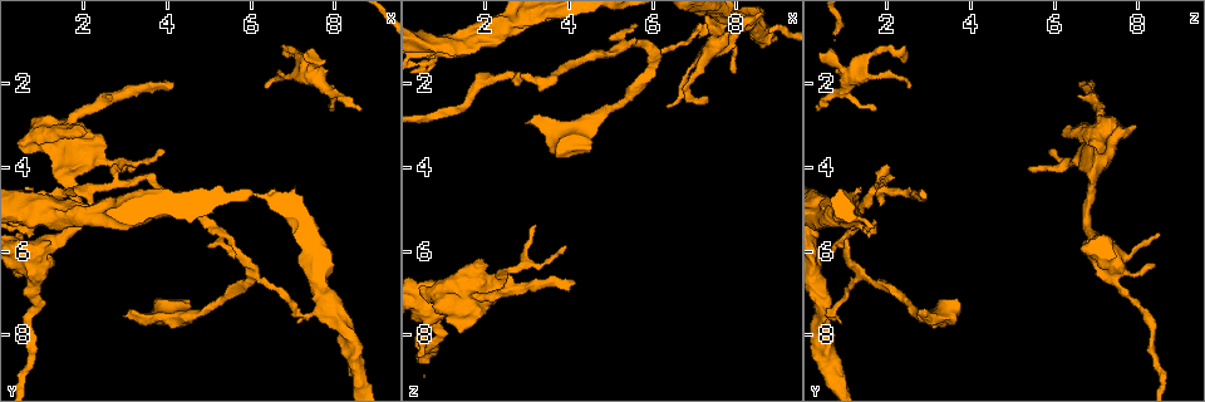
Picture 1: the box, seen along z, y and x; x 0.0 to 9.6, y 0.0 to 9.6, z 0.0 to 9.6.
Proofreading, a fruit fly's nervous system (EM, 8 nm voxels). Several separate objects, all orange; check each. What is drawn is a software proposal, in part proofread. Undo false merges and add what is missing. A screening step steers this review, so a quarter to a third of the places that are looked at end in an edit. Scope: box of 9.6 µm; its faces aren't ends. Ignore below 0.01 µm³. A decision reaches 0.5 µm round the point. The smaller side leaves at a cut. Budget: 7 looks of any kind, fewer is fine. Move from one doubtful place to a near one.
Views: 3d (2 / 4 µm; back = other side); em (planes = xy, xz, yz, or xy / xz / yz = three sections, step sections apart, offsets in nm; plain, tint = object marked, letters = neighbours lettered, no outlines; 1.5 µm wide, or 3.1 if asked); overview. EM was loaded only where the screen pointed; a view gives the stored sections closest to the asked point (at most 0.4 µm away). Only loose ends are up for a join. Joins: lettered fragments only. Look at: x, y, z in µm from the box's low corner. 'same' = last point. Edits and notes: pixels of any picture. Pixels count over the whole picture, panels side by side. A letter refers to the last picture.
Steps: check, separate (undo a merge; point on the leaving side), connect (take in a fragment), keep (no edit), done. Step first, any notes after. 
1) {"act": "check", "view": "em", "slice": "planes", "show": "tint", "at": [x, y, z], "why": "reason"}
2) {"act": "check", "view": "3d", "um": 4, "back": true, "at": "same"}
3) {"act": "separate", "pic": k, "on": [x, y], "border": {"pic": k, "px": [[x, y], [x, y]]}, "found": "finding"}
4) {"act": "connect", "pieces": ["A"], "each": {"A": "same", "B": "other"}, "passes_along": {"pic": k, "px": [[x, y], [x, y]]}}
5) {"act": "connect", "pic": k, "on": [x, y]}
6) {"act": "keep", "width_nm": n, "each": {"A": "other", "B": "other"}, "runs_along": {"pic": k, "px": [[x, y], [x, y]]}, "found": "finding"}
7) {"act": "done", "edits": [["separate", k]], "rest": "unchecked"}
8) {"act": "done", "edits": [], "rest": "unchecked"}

{"act": "check", "view": "em", "slice": "yz", "step": 8, "show": "tint", "at": [7.95, 2.60, 1.70], "why": "free end"}

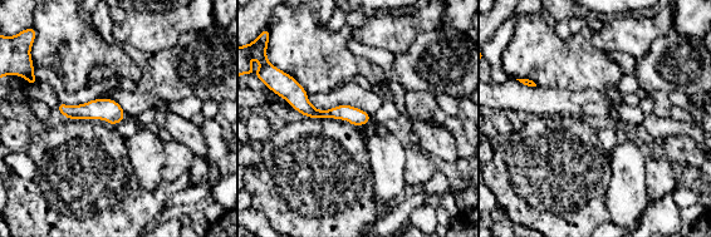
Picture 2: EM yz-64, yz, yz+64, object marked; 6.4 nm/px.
{"act": "check", "view": "em", "slice": "planes", "show": "letters", "at": "same"}

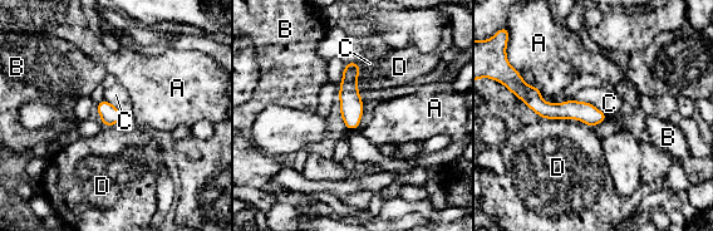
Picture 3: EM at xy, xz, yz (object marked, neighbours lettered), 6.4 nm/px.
{"act": "keep", "each": {"A": "other", "B": "other", "C": "other", "D": "other"}, "runs_along": {"pic": 3, "px": [[526, 92], [544, 109], [601, 117]]}, "found": "no lettered fragment goes on from it"}

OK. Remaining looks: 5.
{"act": "check", "view": "em", "slice": "planes", "show": "letters", "at": [6.30, 2.05, 2.55], "why": "tapers out"}

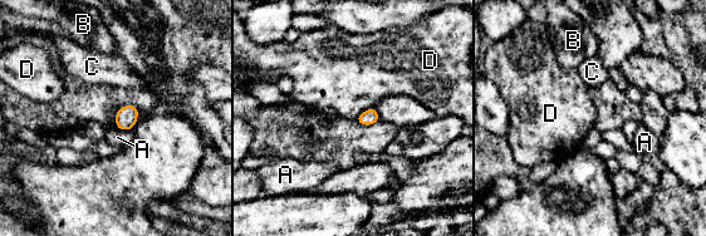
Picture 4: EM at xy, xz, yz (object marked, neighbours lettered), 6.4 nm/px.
{"act": "keep", "width_nm": 100, "each": {"A": "other", "B": "other", "C": "other", "D": "other"}, "border": {"pic": 4, "px": [[373, 107], [363, 111], [354, 119]]}, "found": "none of them fits"}

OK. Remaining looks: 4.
{"act": "check", "view": "3d", "um": 4, "at": [1.55, 3.30, 6.35], "why": "branch stops here"}

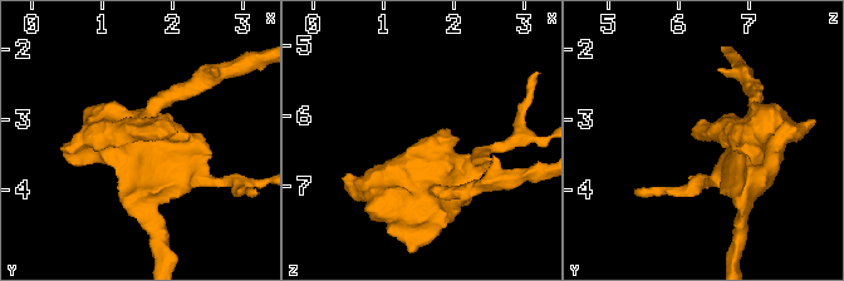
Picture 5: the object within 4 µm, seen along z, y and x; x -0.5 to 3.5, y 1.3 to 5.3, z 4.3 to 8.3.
{"act": "check", "view": "em", "slice": "planes", "show": "tint", "at": [1.55, 3.25, 6.40]}

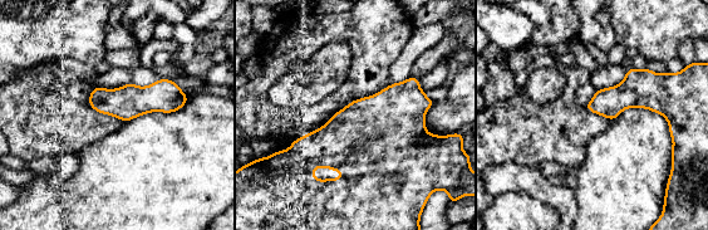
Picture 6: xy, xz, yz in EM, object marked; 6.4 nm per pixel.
{"act": "check", "view": "em", "slice": "planes", "show": "letters", "at": "same", "why": "see the neighbours"}

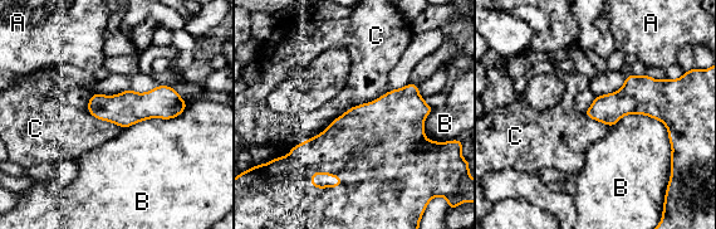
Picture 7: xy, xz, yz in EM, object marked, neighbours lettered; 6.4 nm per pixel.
{"act": "keep", "each": {"A": "other", "B": "other", "C": "other"}, "border": {"pic": 7, "px": [[390, 91], [349, 107], [290, 147]]}, "found": "none of them fits"}

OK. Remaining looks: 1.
{"act": "done", "edits": [], "rest": "unchecked"}

